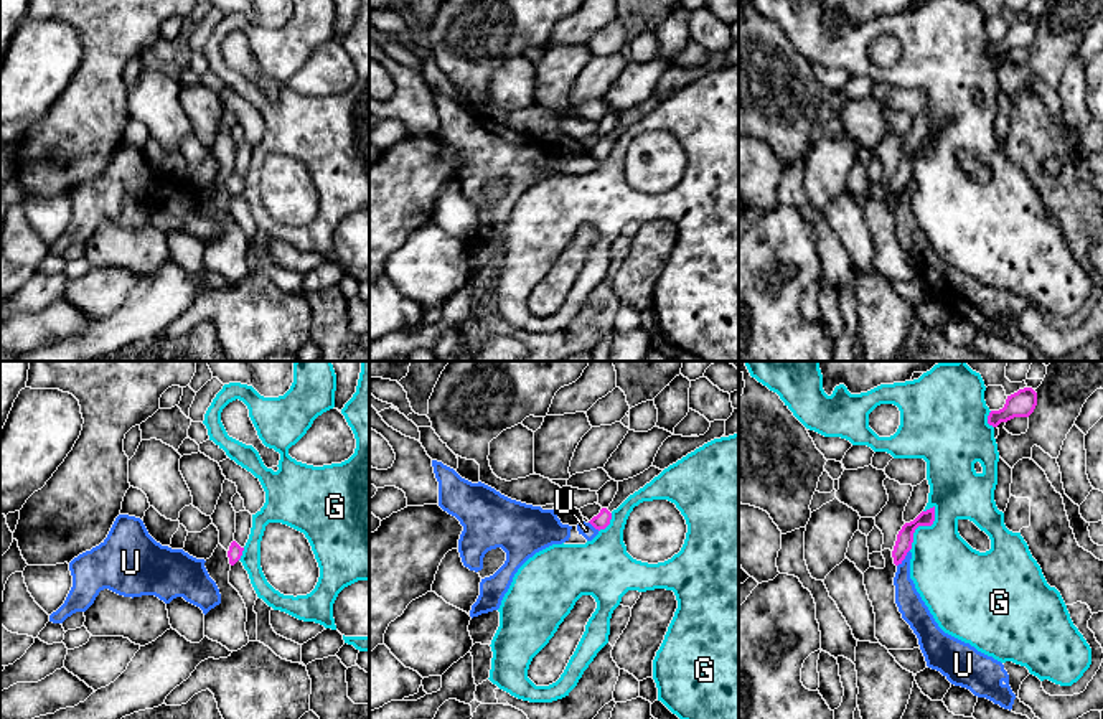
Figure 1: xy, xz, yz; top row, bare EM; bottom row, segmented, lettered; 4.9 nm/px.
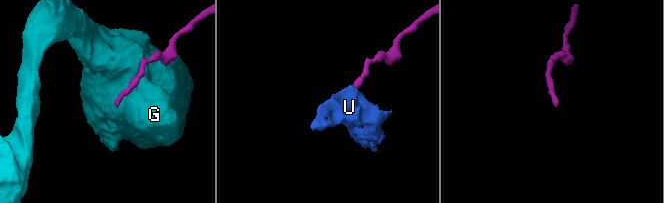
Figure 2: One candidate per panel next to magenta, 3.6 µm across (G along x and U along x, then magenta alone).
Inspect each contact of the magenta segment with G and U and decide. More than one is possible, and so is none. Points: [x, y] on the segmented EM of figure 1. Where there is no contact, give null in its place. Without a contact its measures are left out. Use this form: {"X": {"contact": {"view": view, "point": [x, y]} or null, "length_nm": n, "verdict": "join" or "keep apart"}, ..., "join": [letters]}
{"G": {"contact": {"view": "yz", "point": [922, 525]}, "length_nm": 260, "verdict": "keep apart"}, "U": {"contact": {"view": "yz", "point": [904, 558]}, "length_nm": 110, "verdict": "keep apart"}, "join": []}

